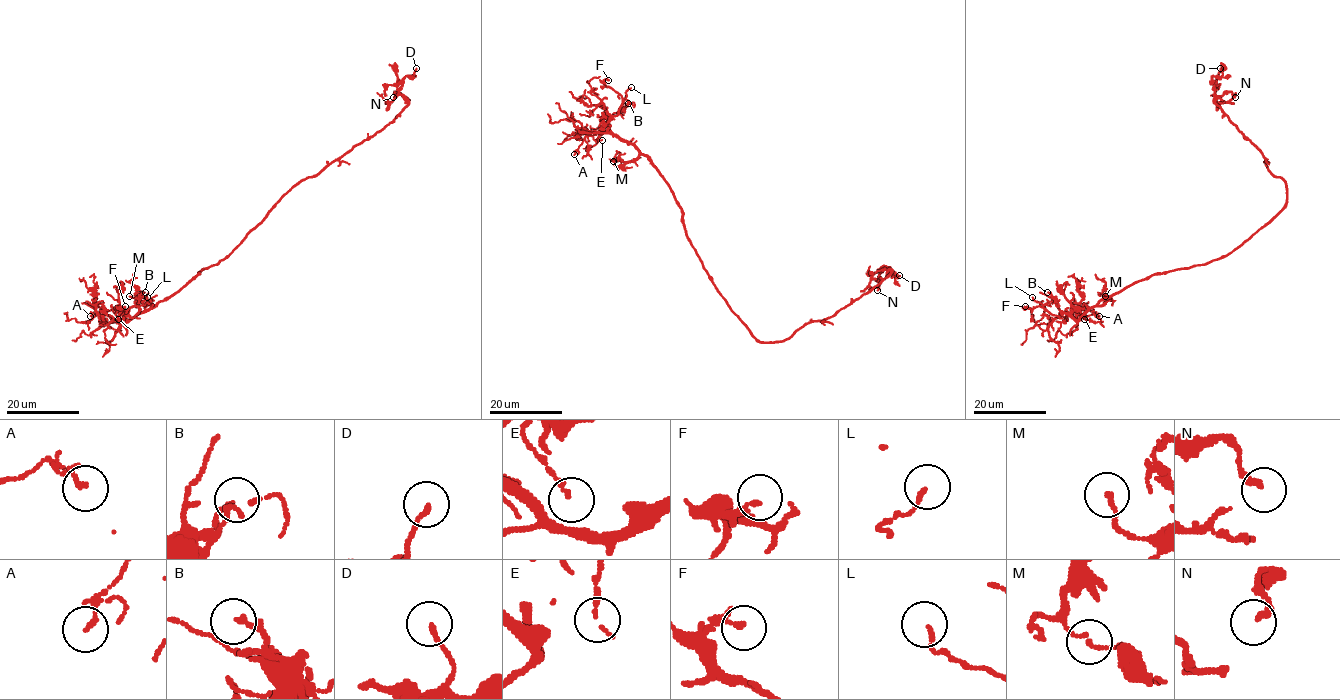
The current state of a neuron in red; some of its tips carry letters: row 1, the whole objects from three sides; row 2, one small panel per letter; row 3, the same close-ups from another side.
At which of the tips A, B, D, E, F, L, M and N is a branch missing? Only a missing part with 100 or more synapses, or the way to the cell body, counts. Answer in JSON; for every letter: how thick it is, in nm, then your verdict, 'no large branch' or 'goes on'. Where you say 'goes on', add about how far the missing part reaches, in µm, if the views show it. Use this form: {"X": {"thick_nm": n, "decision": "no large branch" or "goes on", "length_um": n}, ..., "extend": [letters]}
{"A": {"thick_nm": 150, "decision": "no large branch"}, "B": {"thick_nm": 150, "decision": "no large branch"}, "D": {"thick_nm": 140, "decision": "no large branch"}, "E": {"thick_nm": 130, "decision": "no large branch"}, "F": {"thick_nm": 190, "decision": "no large branch"}, "L": {"thick_nm": 110, "decision": "no large branch"}, "M": {"thick_nm": 100, "decision": "no large branch"}, "N": {"thick_nm": 200, "decision": "no large branch"}, "extend": []}

